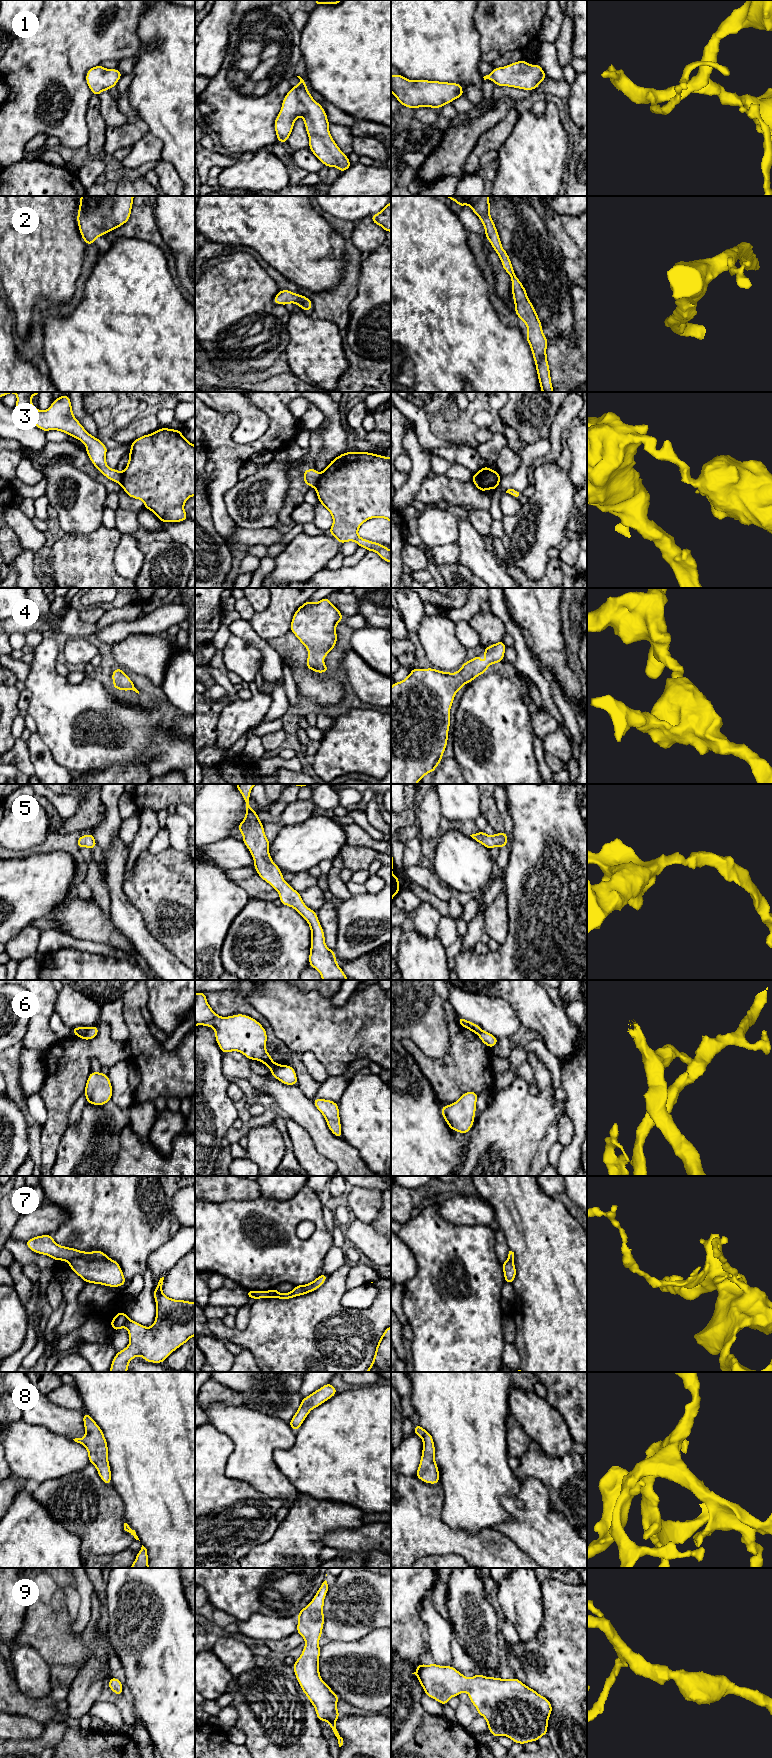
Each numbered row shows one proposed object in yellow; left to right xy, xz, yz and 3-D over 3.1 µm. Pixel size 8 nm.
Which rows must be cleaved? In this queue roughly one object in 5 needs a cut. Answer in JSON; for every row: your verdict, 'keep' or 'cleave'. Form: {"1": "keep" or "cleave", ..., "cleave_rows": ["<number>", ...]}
{"1": "keep", "2": "keep", "3": "cleave", "4": "keep", "5": "keep", "6": "cleave", "7": "cleave", "8": "keep", "9": "keep", "cleave_rows": ["3", "6", "7"]}

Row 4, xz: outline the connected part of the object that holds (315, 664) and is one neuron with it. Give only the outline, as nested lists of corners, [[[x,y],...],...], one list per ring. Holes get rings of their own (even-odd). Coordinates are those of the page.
[[[328,598],[316,603],[307,600],[296,610],[290,630],[309,652],[305,664],[308,669],[317,673],[329,671],[323,660],[337,643],[336,626],[343,618]]]

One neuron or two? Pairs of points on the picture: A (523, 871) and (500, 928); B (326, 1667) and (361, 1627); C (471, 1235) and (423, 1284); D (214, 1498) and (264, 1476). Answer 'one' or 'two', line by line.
A: two
B: two
C: one
D: two

